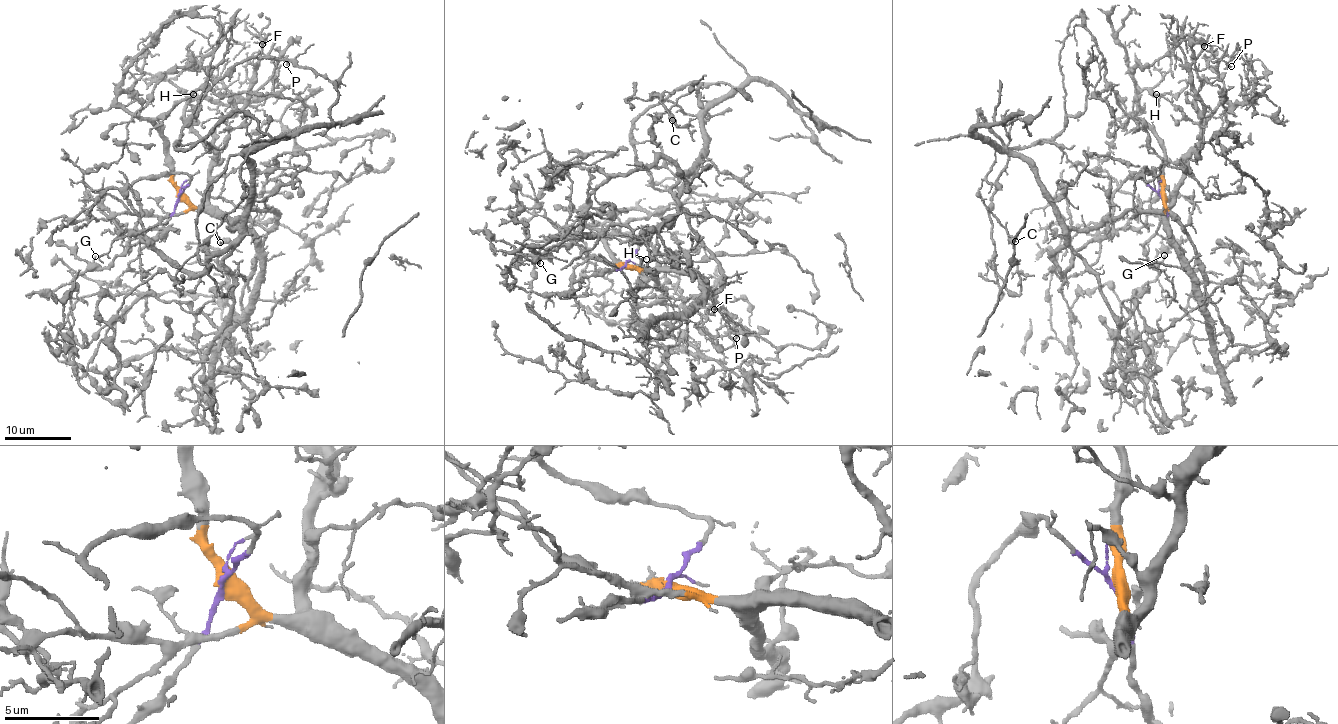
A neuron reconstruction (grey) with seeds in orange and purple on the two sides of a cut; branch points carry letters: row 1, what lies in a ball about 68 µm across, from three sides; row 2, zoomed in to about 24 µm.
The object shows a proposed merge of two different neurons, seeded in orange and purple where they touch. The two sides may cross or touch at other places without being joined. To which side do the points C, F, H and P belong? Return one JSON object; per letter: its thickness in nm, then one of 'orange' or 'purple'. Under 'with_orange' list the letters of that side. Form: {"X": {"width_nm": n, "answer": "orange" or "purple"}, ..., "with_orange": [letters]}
{"C": {"width_nm": 100, "answer": "purple"}, "F": {"width_nm": 70, "answer": "orange"}, "H": {"width_nm": 140, "answer": "orange"}, "P": {"width_nm": 160, "answer": "orange"}, "with_orange": ["F", "H", "P"]}

